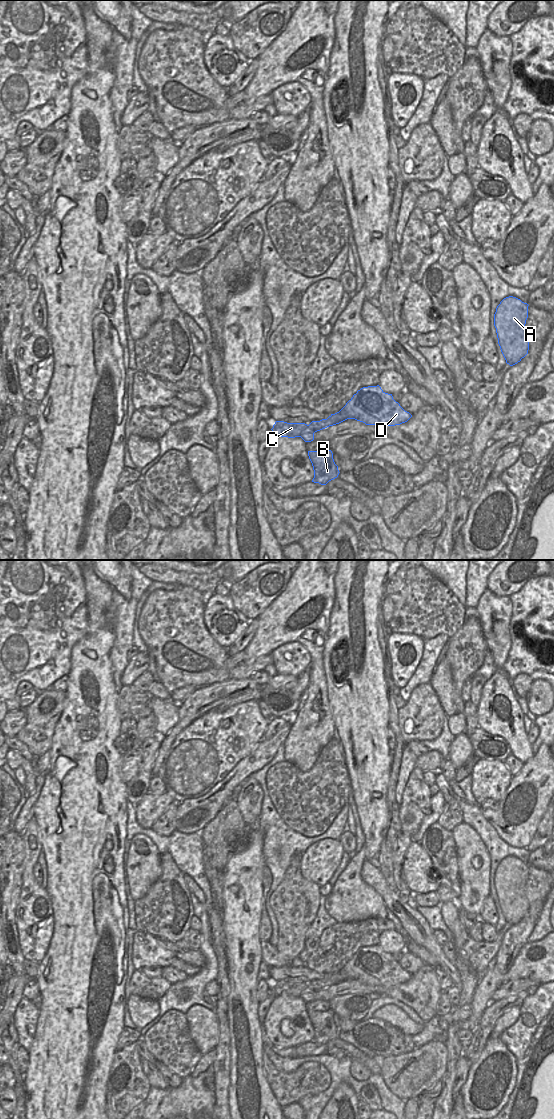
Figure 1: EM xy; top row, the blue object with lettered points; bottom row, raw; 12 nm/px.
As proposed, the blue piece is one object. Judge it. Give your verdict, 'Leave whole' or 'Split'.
Split

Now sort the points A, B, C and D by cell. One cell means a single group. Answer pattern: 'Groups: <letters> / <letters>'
Groups: A B D / C

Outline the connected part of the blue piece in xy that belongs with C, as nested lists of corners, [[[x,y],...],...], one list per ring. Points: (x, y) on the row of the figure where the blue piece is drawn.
[[[276,421],[271,429],[276,437],[295,438],[301,437],[305,442],[314,440],[314,433],[305,423],[287,423]]]

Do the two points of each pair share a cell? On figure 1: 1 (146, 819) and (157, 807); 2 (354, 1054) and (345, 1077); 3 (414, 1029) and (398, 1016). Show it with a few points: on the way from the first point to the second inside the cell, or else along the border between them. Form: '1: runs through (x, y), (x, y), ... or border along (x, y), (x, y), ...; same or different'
1: runs through (148, 816), (154, 810); same
2: border along (344, 1054), (352, 1060); different
3: runs through (410, 1028), (402, 1020); same

